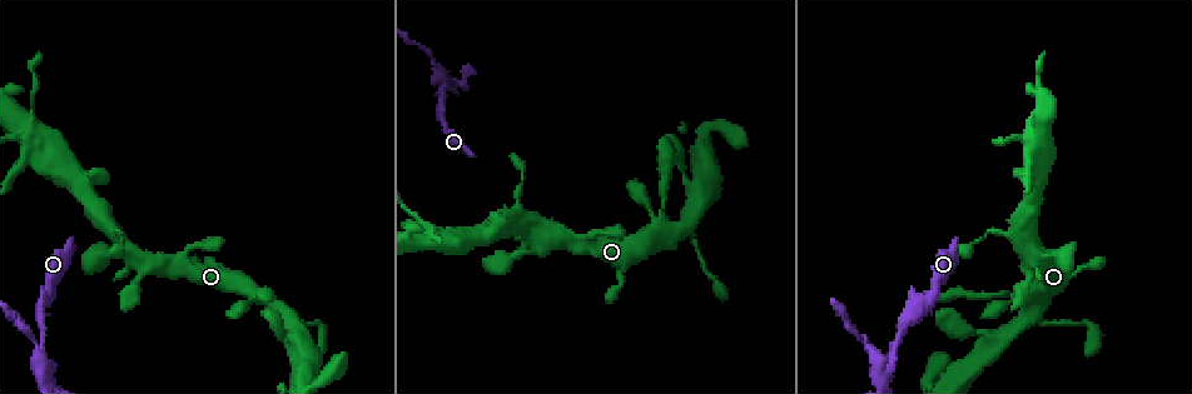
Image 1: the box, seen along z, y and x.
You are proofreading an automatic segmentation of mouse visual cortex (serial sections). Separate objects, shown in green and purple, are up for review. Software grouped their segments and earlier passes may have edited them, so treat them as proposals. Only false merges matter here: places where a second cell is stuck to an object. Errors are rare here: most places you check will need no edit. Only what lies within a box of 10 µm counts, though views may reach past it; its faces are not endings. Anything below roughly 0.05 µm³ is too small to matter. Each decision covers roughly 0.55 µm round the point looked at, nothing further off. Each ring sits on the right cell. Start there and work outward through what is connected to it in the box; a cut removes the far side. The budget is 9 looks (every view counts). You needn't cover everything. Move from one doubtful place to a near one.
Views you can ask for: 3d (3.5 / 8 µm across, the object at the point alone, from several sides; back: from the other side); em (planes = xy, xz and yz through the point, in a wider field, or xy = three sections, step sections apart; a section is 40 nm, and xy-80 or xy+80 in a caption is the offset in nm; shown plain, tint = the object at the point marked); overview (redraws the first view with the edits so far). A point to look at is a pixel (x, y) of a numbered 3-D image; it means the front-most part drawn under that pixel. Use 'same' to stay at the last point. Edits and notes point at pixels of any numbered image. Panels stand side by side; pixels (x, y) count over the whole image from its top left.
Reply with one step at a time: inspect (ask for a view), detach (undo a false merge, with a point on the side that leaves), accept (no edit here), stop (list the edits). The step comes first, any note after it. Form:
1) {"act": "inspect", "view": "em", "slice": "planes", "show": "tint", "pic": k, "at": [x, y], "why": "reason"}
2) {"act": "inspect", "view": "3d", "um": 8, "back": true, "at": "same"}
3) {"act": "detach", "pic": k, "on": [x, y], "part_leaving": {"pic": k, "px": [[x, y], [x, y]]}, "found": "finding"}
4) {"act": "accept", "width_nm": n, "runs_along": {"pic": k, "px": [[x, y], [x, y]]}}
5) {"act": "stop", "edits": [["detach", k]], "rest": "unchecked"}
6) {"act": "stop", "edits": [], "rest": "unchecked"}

{"act": "inspect", "view": "3d", "um": 3.5, "pic": 1, "at": [443, 128], "why": "narrows sharply"}

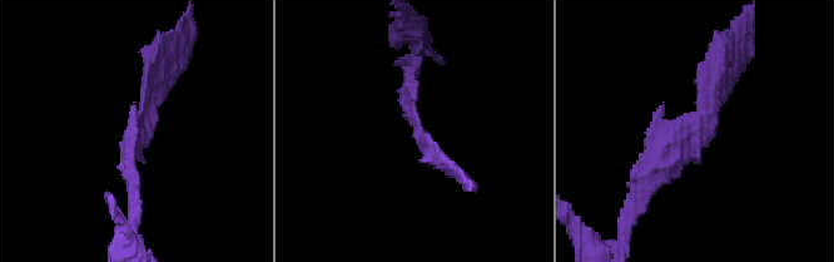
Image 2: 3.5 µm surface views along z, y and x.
{"act": "inspect", "view": "em", "slice": "planes", "show": "tint", "pic": 2, "at": [691, 133]}

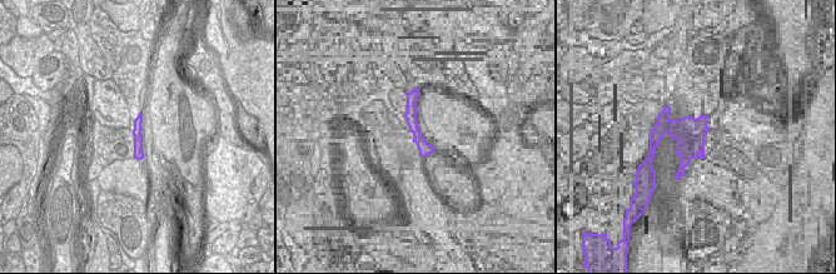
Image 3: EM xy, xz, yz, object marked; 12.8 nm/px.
{"act": "accept", "runs_along": {"pic": 2, "px": [[721, 69], [705, 127], [638, 188]]}, "found": "one cell here"}

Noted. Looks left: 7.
{"act": "inspect", "view": "em", "slice": "xy", "step": 2, "show": "tint", "pic": 1, "at": [42, 141], "why": "thin arm on a thick one"}

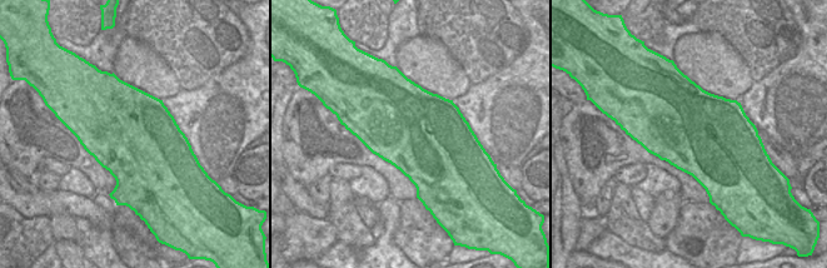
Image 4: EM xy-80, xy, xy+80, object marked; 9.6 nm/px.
{"act": "inspect", "view": "3d", "um": 3.5, "back": true, "at": "same", "why": "wider look"}

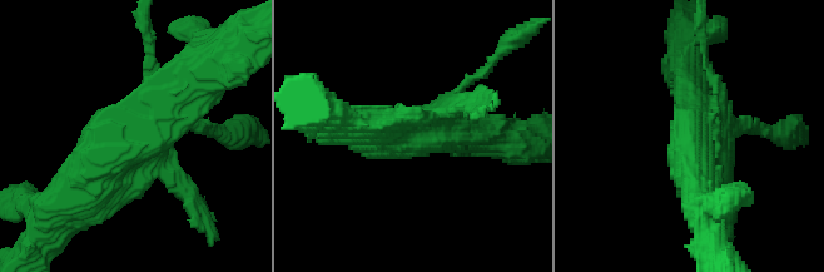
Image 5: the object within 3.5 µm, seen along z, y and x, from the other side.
{"act": "accept", "runs_along": {"pic": 5, "px": [[78, 194], [143, 120], [202, 74]]}, "found": "continuous, no second cell"}

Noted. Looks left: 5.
{"act": "inspect", "view": "3d", "um": 3.5, "pic": 1, "at": [1027, 319]}

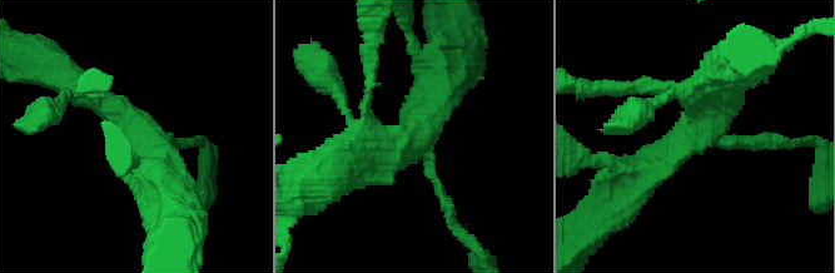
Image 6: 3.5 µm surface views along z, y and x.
{"act": "inspect", "view": "em", "slice": "xy", "step": 1, "show": "tint", "pic": 6, "at": [415, 134], "arms": 3, "arm_widths_nm": [150, 300, 350], "why": "shape alone is not enough"}

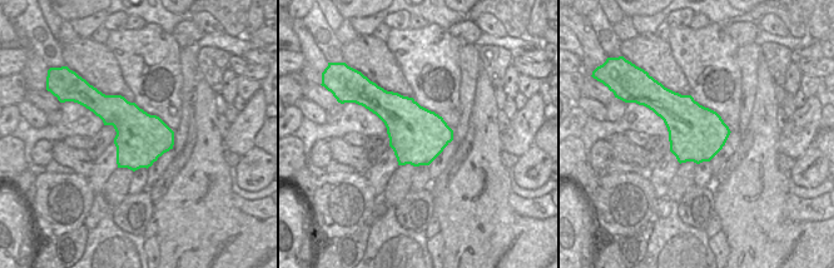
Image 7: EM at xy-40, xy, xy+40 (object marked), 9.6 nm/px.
{"act": "inspect", "view": "em", "slice": "xy", "step": 5, "show": "tint", "at": "same"}

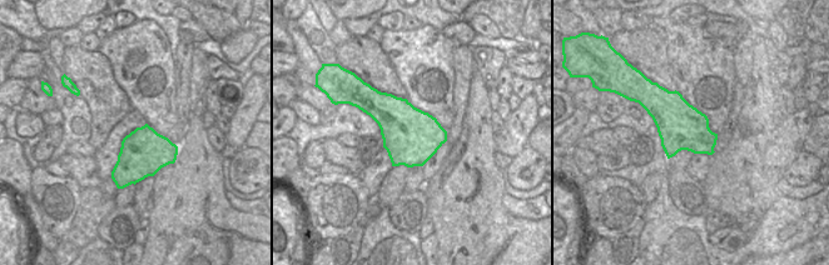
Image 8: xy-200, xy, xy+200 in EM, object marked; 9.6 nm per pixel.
{"act": "accept", "runs_along": {"pic": 6, "px": [[69, 79], [154, 148], [162, 175]]}, "found": "continuous, no second cell"}

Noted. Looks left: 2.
{"act": "inspect", "view": "3d", "um": 3.5, "pic": 1, "at": [47, 364], "why": "abrupt turn"}

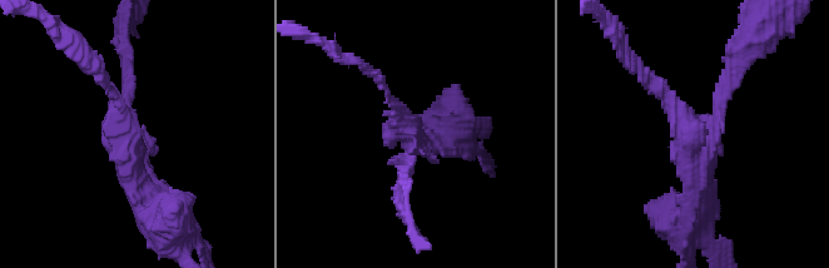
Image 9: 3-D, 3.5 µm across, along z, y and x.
{"act": "accept", "arms": 3, "arm_widths_nm": [100, 150, 250], "runs_along": {"pic": 9, "px": [[406, 173], [413, 138], [382, 87]]}, "found": "continuous, no second cell"}

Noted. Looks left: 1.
{"act": "stop", "edits": [], "rest": "unchecked"}

